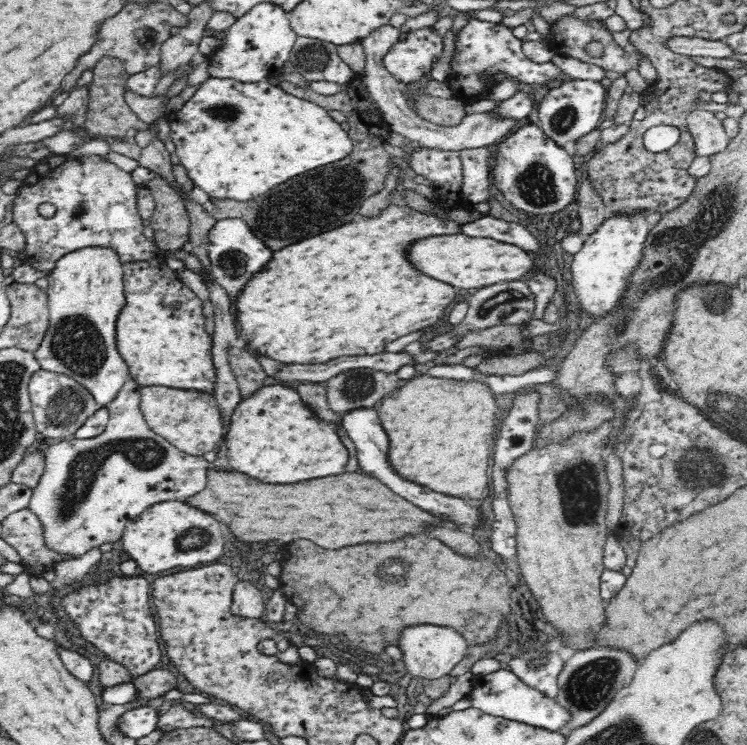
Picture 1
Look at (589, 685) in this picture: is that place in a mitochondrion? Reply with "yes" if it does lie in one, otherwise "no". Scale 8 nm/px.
yes

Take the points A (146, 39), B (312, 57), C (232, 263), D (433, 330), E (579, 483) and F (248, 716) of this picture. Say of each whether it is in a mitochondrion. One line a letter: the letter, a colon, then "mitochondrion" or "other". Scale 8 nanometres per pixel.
A: mitochondrion
B: mitochondrion
C: mitochondrion
D: other
E: mitochondrion
F: other

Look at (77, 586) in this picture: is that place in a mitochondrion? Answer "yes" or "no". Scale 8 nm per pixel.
no

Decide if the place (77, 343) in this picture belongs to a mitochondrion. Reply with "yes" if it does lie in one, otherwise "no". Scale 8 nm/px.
yes

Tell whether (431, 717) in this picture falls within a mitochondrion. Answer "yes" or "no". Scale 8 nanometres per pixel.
no

